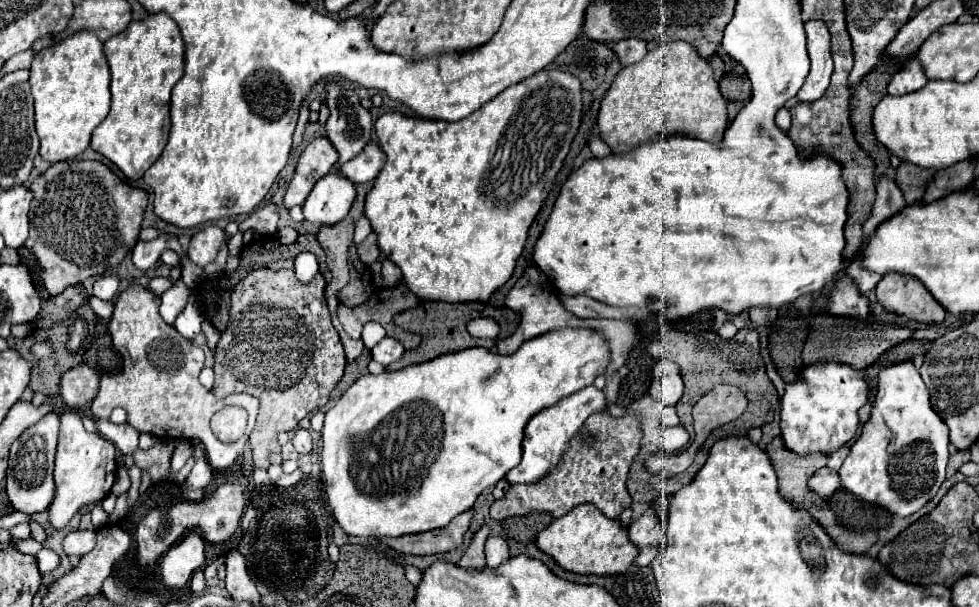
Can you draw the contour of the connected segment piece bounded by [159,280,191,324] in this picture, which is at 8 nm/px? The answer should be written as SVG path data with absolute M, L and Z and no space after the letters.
M179 280L175 282L163 296L161 296L161 318L167 322L167 324L173 324L177 314L183 310L183 304L187 302L187 296L189 296L189 288Z

